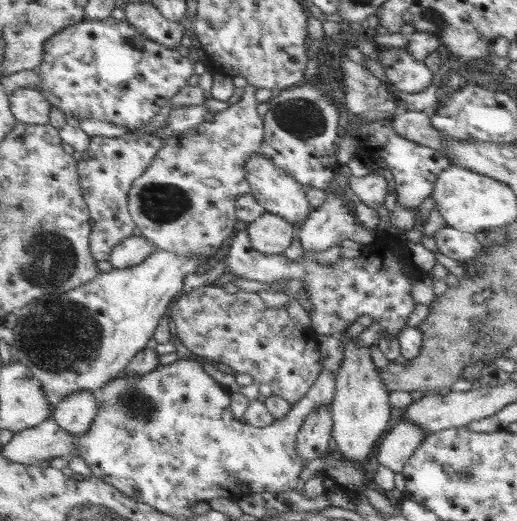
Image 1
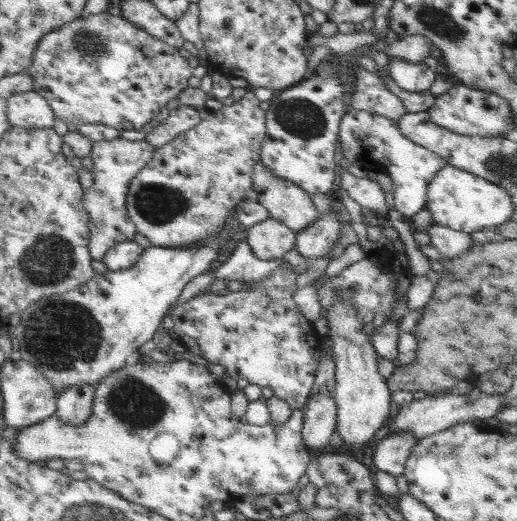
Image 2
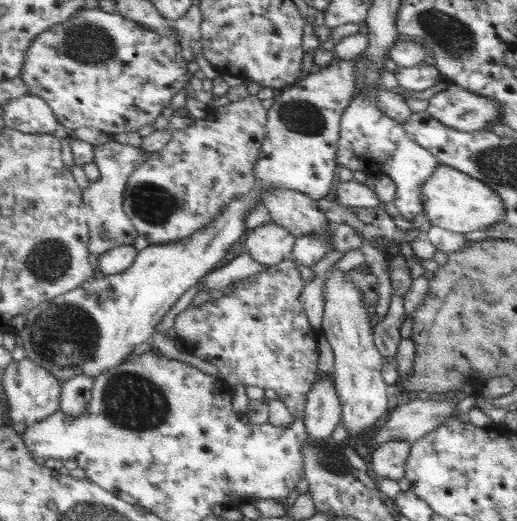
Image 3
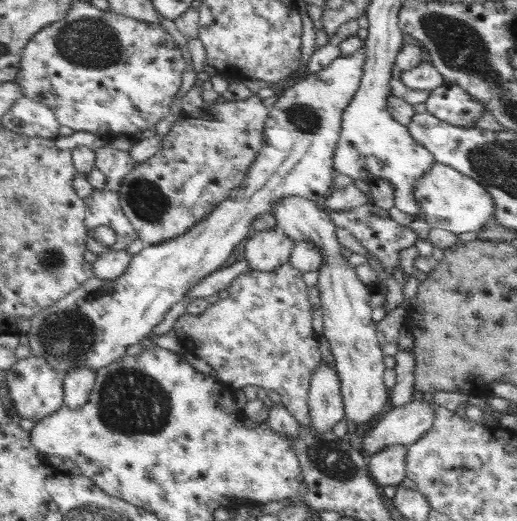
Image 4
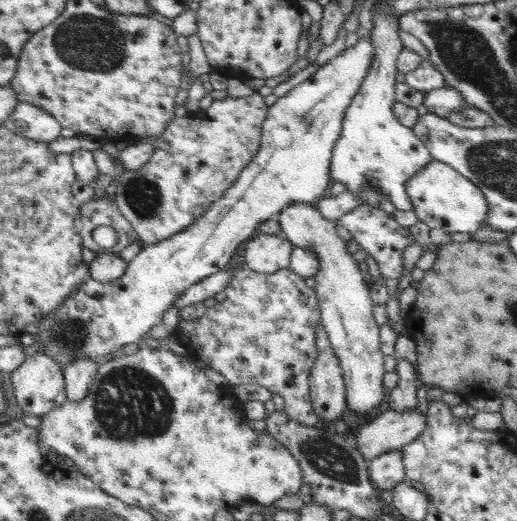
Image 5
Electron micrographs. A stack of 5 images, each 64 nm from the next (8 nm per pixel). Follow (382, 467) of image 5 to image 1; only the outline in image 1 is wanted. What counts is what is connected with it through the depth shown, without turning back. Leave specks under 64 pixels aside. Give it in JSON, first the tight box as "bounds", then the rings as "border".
{"bounds":[379,418,431,474],"border":[[[401,418],[401,422],[385,434],[381,446],[379,446],[379,464],[391,468],[395,474],[403,474],[407,460],[413,456],[413,450],[431,434],[431,430],[421,428],[419,424]]]}

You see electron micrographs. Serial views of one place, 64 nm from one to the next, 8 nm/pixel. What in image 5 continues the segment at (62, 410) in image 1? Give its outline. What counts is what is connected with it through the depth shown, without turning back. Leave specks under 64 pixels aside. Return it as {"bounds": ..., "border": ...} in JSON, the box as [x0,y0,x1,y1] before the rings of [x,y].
{"bounds":[63,360,101,404],"border":[[[81,360],[75,364],[67,364],[67,368],[63,368],[69,402],[79,404],[89,396],[91,386],[95,384],[95,380],[99,376],[99,368],[101,366],[95,366],[95,362],[91,362],[91,360]]]}

